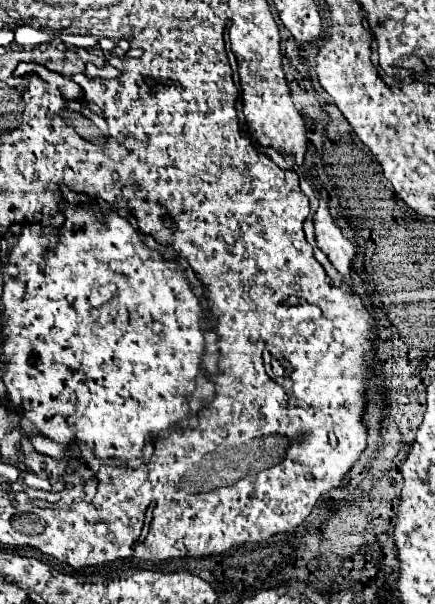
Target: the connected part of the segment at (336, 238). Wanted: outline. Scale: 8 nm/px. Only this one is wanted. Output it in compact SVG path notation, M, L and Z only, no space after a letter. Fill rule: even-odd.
M322 198L319 200L318 212L314 214L314 232L318 248L328 256L328 260L340 272L340 276L344 278L346 274L352 274L350 262L356 254L356 248L342 236L340 228L334 224L328 212L328 202Z

